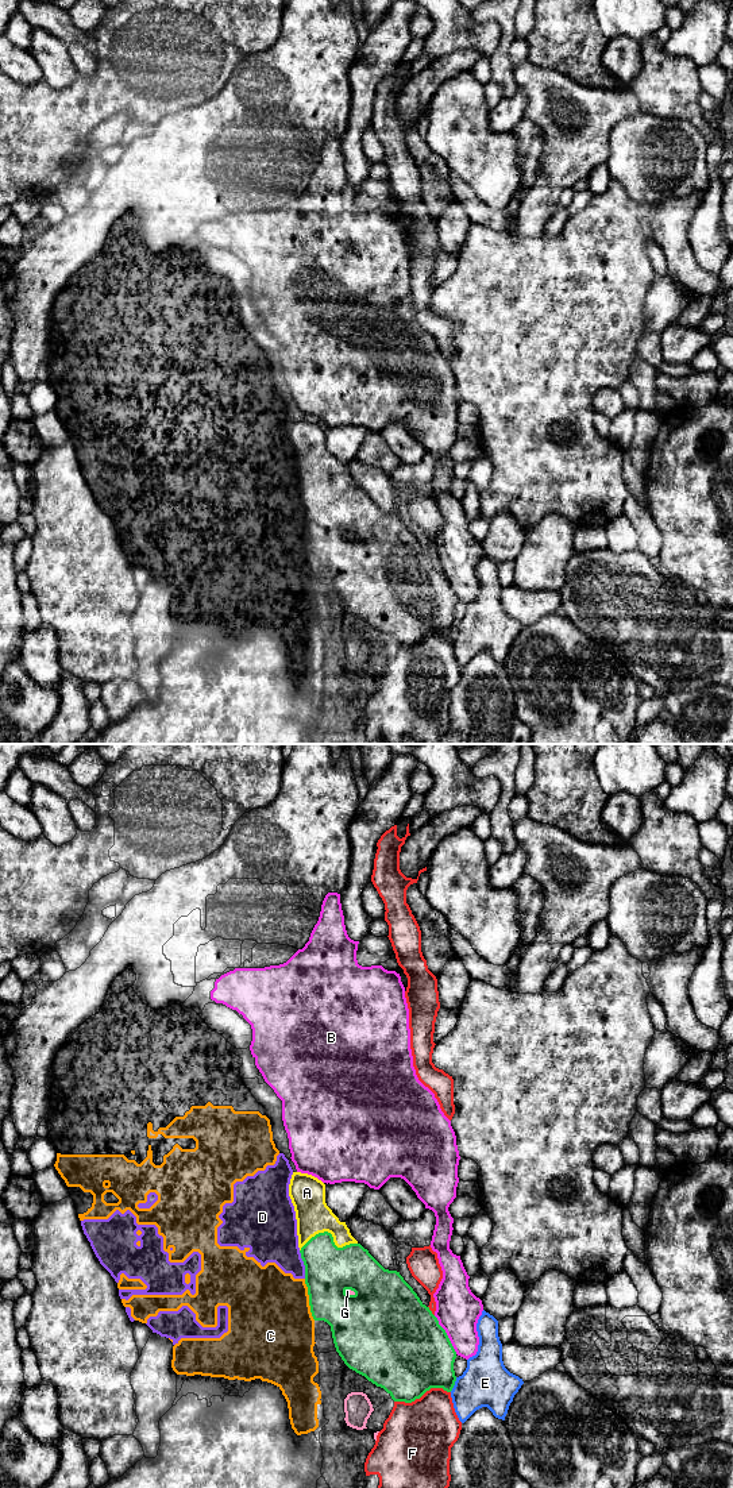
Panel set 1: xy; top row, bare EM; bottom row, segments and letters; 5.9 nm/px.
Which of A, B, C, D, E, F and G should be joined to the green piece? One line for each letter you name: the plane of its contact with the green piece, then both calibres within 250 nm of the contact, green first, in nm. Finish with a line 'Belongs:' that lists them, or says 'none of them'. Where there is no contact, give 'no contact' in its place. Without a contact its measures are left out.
A: meets green in xy; 300 nm thick on the green side, 200 nm on the other
Belongs: A

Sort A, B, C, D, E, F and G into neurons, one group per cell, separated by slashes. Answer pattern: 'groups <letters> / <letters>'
groups A / B / C D / E / F / G

